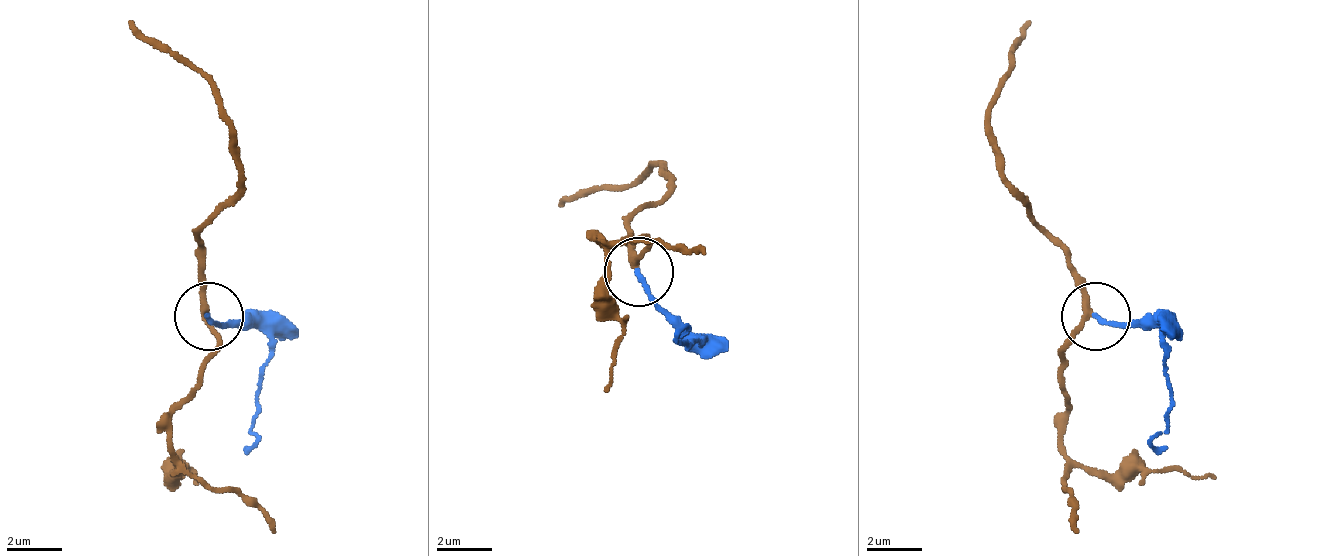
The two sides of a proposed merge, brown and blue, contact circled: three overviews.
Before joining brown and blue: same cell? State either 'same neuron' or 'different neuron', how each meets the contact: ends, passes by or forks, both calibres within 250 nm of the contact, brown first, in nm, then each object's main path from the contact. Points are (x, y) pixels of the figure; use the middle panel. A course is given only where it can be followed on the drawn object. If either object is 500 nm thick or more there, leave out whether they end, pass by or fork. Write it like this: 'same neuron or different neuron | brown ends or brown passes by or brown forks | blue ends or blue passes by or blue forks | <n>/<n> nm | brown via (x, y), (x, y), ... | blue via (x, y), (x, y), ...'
same neuron | brown passes by | blue ends | 200/180 nm | brown via (640, 270), (626, 222), (668, 187), (661, 167), (626, 187), (578, 187), (558, 208) | blue via (640, 270), (647, 297), (681, 331), (695, 338), (681, 345), (681, 325), (674, 345)

